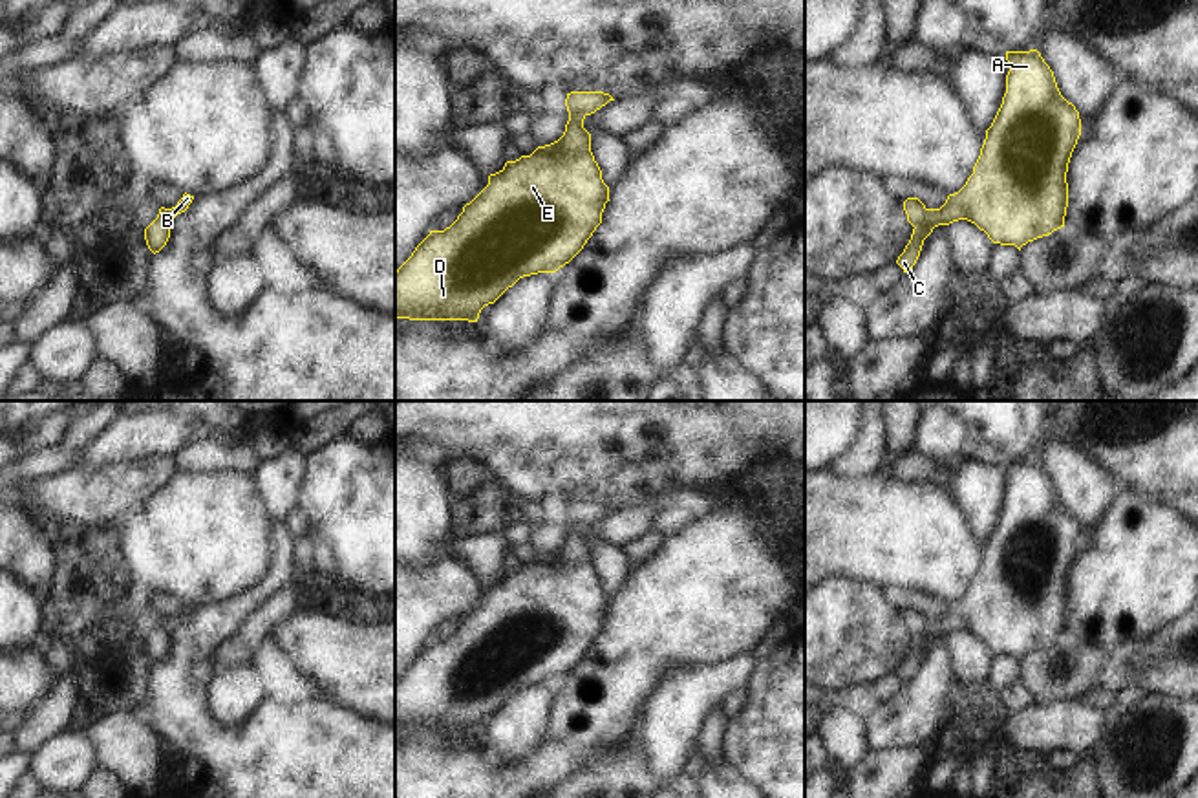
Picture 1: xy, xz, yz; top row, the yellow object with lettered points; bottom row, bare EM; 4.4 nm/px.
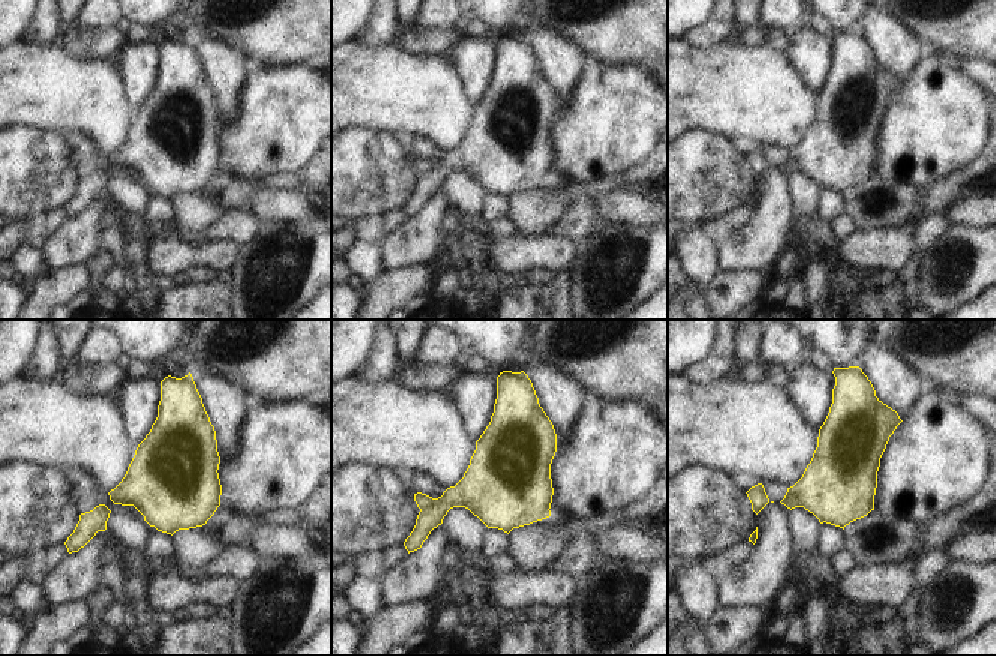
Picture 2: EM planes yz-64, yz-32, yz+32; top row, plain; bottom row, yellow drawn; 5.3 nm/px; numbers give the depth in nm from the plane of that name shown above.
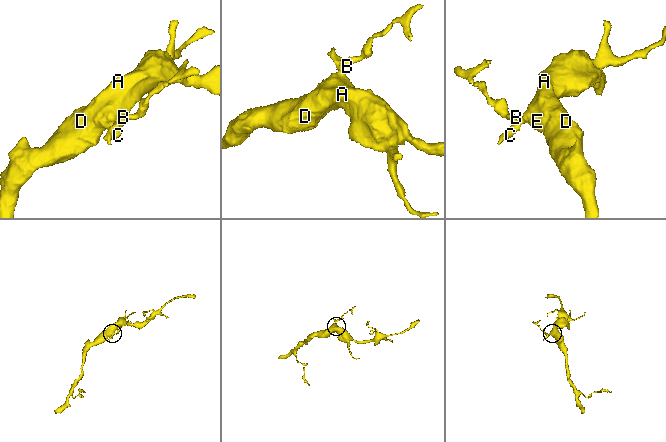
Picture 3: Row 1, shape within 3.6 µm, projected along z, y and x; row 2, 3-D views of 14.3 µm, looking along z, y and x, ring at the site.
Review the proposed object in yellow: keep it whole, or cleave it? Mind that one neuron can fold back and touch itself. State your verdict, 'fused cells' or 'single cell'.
fused cells

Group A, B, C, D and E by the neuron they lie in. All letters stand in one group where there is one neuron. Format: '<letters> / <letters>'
A C D E / B

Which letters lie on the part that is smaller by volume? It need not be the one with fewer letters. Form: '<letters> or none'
B

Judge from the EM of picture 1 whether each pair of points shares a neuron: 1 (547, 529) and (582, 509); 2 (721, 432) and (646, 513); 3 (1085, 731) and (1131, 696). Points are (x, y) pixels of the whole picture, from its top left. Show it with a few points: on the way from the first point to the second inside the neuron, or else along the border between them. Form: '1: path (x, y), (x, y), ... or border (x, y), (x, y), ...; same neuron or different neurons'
1: path (556, 520), (562, 515), (573, 513); same neuron
2: border (670, 495), (657, 493), (624, 507); different neurons
3: border (1103, 712), (1105, 727); different neurons

